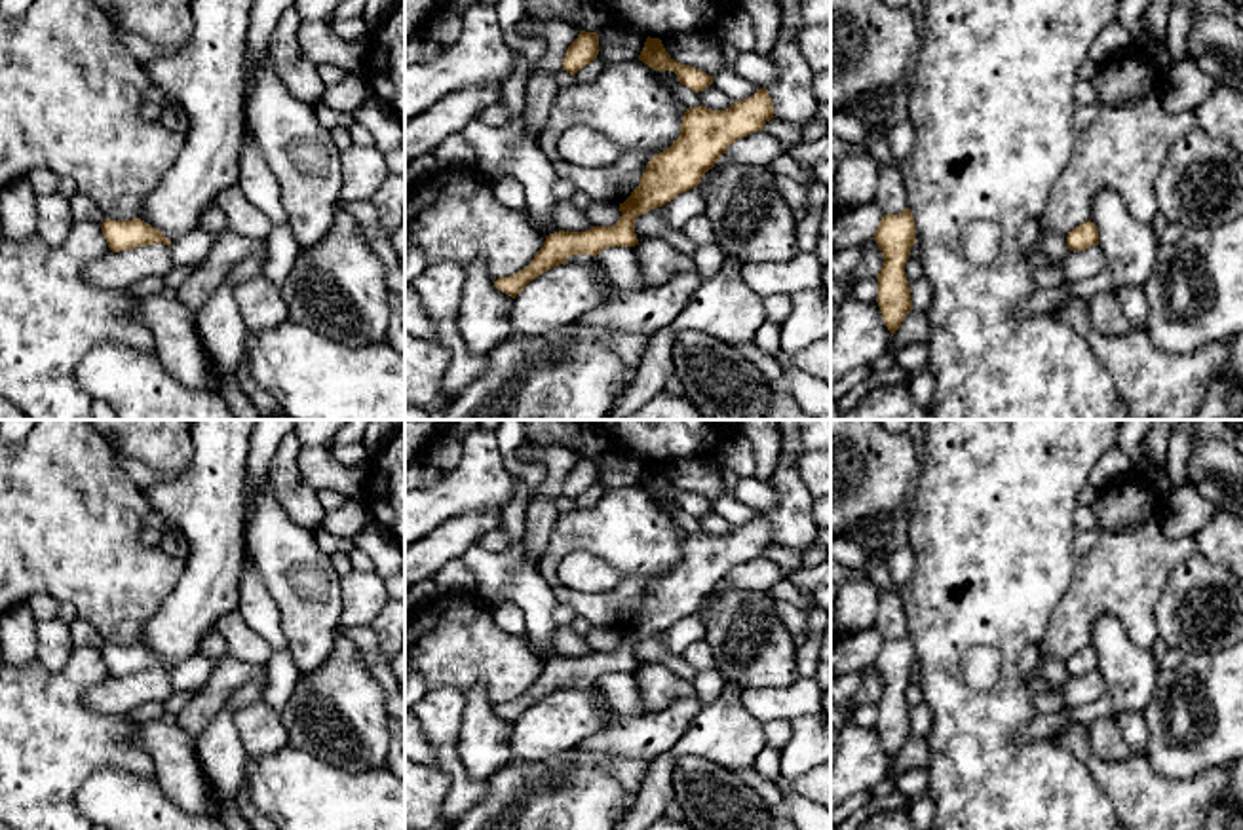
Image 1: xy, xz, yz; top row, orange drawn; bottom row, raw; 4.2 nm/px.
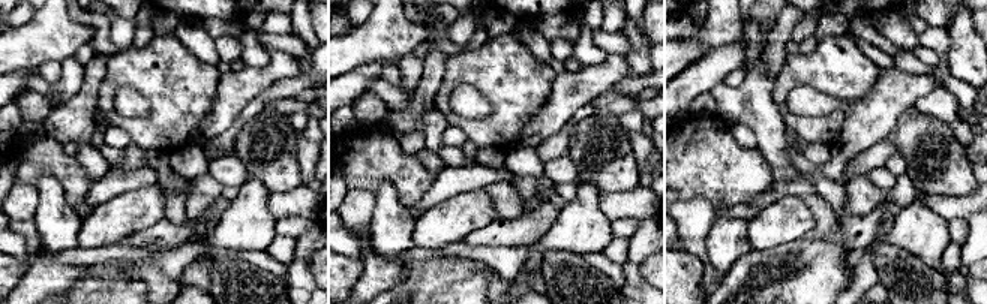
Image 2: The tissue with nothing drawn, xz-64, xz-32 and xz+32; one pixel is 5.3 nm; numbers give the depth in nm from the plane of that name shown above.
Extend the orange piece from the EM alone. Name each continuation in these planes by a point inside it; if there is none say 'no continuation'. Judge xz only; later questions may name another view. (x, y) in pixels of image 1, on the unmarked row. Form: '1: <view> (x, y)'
no continuation

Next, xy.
no continuation

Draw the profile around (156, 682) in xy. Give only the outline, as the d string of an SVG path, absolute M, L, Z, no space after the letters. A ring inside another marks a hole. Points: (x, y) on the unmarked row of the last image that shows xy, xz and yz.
M154 669L91 686L84 695L84 703L101 714L129 714L131 708L143 703L163 703L173 691L169 672Z

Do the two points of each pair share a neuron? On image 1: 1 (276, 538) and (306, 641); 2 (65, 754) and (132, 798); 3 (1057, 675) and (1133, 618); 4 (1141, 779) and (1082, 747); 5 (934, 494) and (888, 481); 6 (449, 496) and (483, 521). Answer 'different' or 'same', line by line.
1: same
2: different
3: different
4: same
5: different
6: different

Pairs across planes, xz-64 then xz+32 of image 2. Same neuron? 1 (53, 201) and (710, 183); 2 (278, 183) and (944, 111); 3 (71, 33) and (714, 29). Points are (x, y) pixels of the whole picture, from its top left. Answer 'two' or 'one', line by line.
1: two
2: two
3: one

